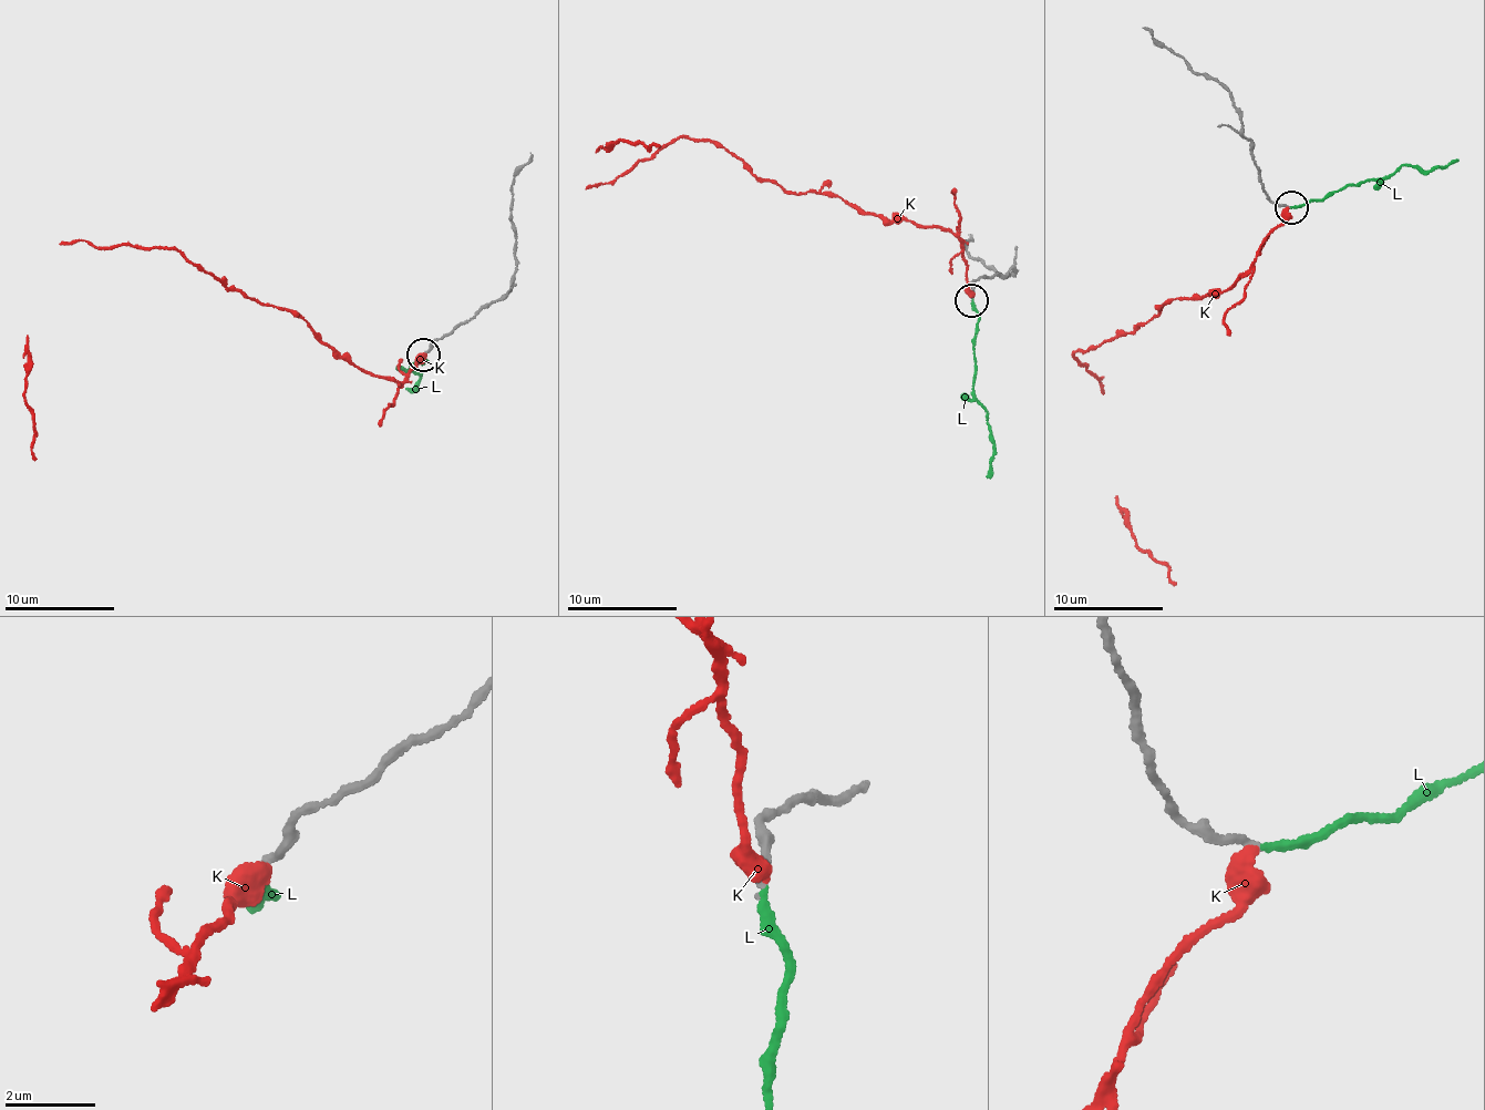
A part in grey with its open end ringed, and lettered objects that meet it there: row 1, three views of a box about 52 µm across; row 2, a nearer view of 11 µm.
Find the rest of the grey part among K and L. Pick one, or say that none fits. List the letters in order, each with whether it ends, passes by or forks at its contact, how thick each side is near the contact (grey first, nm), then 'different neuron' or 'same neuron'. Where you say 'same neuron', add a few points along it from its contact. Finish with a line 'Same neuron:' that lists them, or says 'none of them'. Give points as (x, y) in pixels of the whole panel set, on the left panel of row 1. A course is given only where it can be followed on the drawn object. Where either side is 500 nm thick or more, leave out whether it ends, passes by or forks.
K: it ends; calibres 170 and 440 nm; different neuron
L: it ends; calibres 150 and 190 nm; different neuron
Same neuron: none of them

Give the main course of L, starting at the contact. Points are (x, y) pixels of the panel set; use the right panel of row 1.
L: (1289, 206), (1297, 207), (1308, 201), (1323, 201), (1343, 187), (1386, 178), (1403, 166), (1436, 170), (1455, 161)

